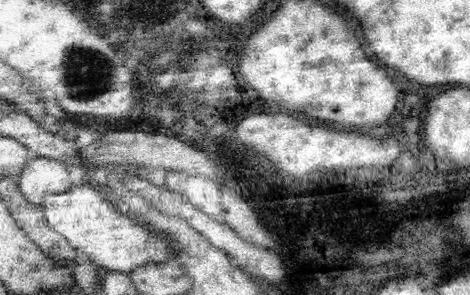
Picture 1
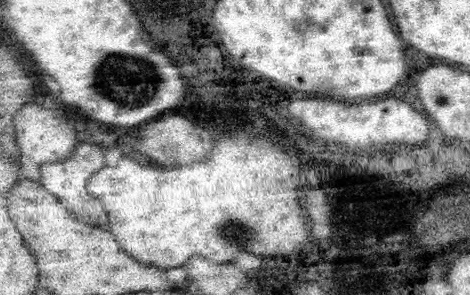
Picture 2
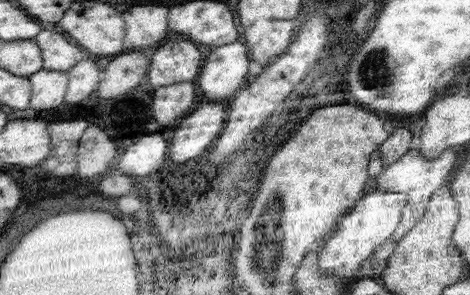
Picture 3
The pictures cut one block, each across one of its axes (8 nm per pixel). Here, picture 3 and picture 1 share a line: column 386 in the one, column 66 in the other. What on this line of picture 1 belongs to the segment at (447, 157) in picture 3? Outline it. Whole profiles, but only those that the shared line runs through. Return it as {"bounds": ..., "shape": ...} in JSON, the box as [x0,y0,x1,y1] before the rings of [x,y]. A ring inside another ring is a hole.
{"bounds":[16,158,74,206],"shape":[[[50,158],[28,160],[22,166],[16,184],[24,200],[36,206],[44,194],[62,194],[74,188],[68,178],[68,170],[62,166],[62,162]]]}

